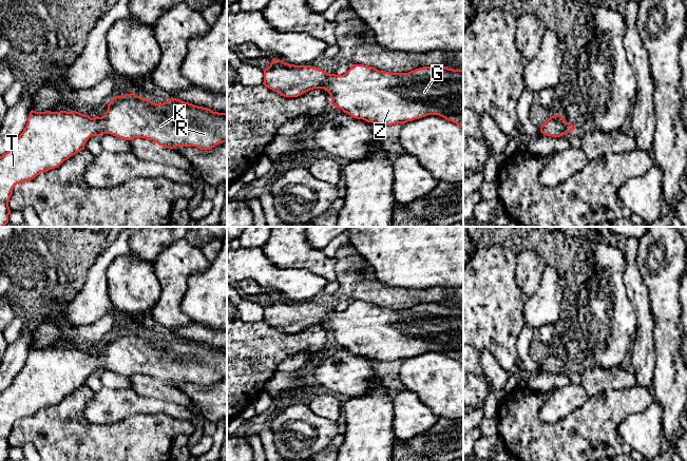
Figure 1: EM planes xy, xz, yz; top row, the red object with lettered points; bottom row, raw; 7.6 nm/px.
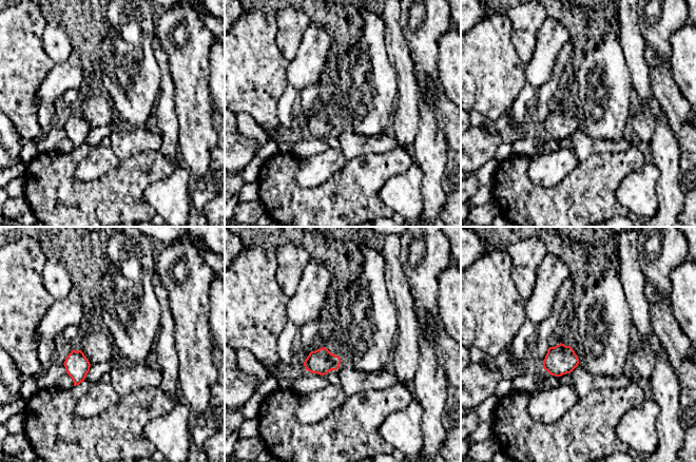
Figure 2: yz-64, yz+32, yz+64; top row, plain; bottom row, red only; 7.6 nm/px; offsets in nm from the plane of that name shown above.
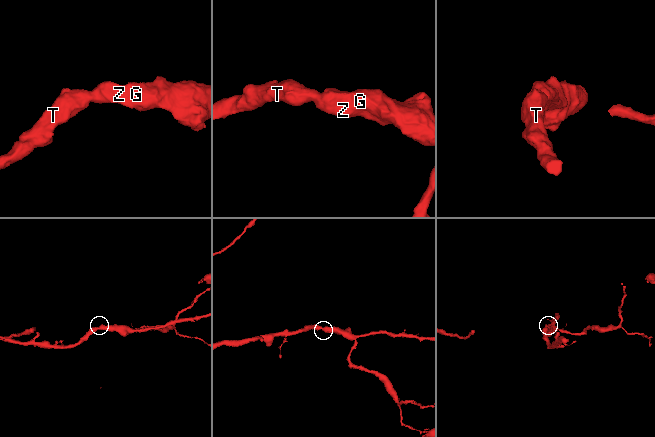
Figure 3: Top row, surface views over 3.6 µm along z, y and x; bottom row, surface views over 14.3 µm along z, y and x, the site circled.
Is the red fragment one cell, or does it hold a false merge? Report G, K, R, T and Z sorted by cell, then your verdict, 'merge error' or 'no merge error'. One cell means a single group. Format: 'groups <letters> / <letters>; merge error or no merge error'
groups G K R T Z; no merge error

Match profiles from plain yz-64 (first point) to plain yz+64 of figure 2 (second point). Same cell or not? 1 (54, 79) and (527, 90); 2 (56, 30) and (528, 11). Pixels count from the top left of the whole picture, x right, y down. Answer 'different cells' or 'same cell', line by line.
1: different cells
2: same cell

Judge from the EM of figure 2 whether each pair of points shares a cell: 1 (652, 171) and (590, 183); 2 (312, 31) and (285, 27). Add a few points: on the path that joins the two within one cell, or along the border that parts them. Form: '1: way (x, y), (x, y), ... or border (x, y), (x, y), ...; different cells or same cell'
1: border (645, 162), (620, 183), (616, 199); different cells
2: border (309, 22), (296, 53); different cells

